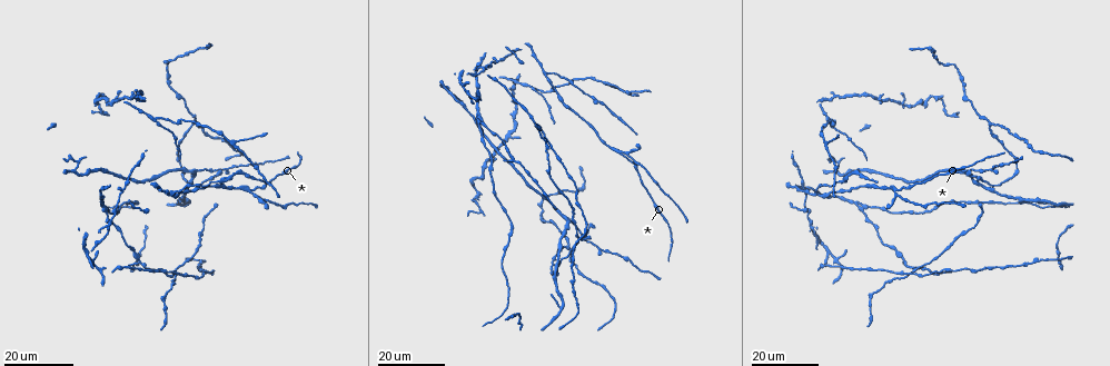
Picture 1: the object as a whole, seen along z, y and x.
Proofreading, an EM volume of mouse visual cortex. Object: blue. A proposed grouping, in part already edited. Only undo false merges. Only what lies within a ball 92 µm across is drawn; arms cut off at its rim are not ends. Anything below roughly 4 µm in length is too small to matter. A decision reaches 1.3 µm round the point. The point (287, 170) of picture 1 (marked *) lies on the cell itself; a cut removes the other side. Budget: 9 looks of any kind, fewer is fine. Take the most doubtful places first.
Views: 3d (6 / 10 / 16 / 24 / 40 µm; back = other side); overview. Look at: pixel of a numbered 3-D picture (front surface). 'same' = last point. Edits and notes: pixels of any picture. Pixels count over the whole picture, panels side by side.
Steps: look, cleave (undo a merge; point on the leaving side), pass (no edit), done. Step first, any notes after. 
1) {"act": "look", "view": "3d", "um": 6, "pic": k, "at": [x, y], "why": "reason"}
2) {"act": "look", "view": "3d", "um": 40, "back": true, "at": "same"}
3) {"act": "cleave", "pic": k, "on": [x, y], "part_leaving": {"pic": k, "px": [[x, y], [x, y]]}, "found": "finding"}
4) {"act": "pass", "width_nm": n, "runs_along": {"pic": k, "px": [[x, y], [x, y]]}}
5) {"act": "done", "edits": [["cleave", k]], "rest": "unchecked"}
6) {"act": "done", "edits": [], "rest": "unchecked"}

{"act": "look", "view": "3d", "um": 24, "pic": 1, "at": [1050, 201], "why": "small branch off a trunk"}

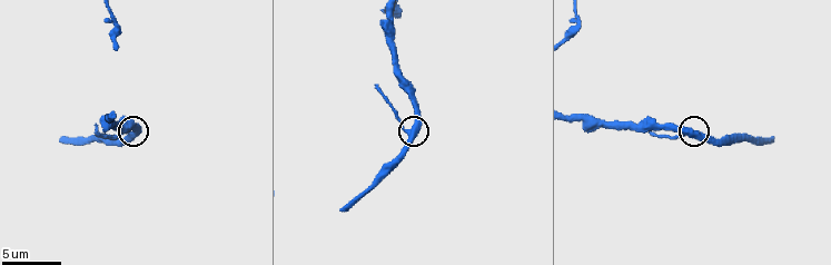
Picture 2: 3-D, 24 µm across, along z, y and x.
{"act": "look", "view": "3d", "um": 10, "pic": 2, "at": [405, 133], "why": "closer look"}

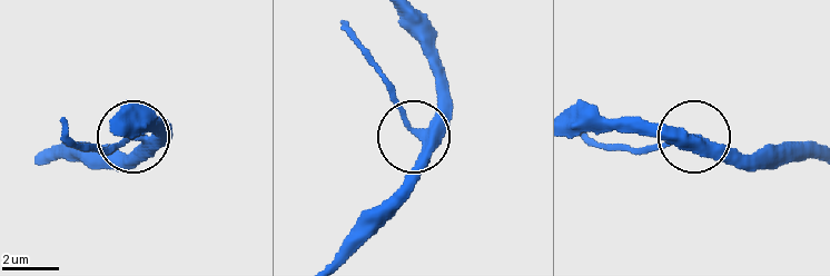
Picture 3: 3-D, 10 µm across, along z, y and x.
{"act": "pass", "arms": 3, "found": "all the same cell"}

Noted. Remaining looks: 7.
{"act": "look", "view": "3d", "um": 24, "pic": 1, "at": [232, 141]}

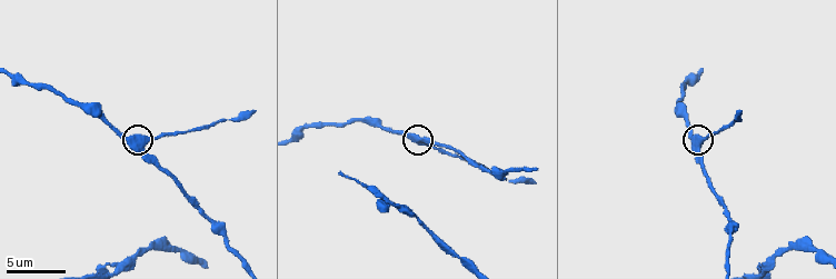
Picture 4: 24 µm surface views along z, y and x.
{"act": "look", "view": "3d", "um": 6, "pic": 4, "at": [699, 139]}

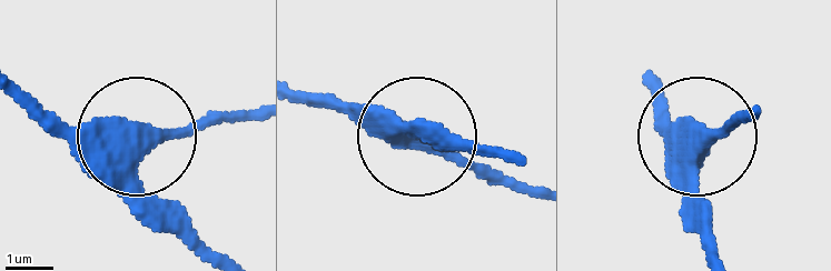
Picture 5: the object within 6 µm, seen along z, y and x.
{"act": "pass", "found": "continuous, no second cell"}

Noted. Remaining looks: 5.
{"act": "look", "view": "3d", "um": 16, "pic": 1, "at": [479, 120], "why": "looks like a crossing"}

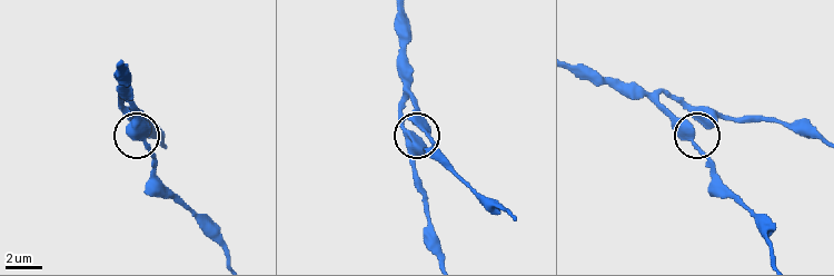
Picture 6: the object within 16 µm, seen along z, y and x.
{"act": "look", "view": "3d", "um": 10, "pic": 6, "at": [685, 121], "why": "closer look"}

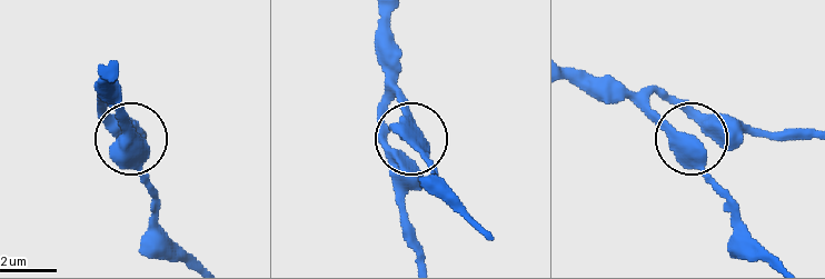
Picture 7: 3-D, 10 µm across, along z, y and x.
{"act": "pass", "arms": 5, "found": "continuous, no second cell"}

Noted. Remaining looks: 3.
{"act": "look", "view": "3d", "um": 16, "pic": 1, "at": [155, 120], "why": "arms part here"}

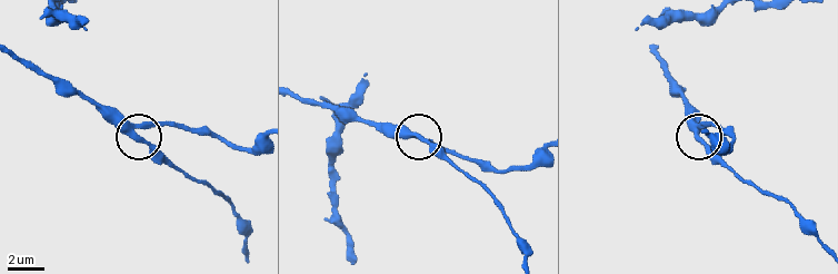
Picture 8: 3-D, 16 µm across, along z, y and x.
{"act": "look", "view": "3d", "um": 10, "pic": 8, "at": [696, 138]}

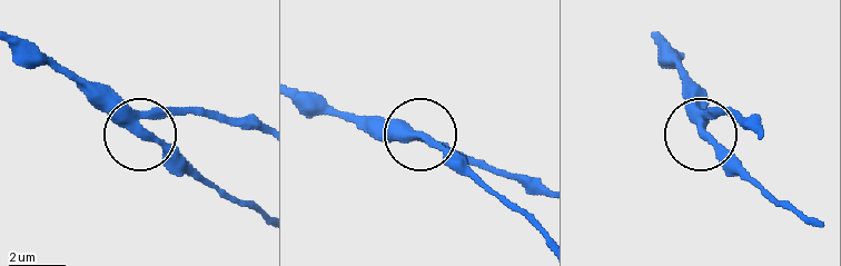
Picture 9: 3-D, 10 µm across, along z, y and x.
{"act": "pass", "arms": 3, "runs_along": {"pic": 9, "px": [[258, 130], [208, 116], [144, 124], [191, 178]]}, "found": "all the same cell"}

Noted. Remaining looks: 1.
{"act": "done", "edits": [], "rest": "unchecked"}

